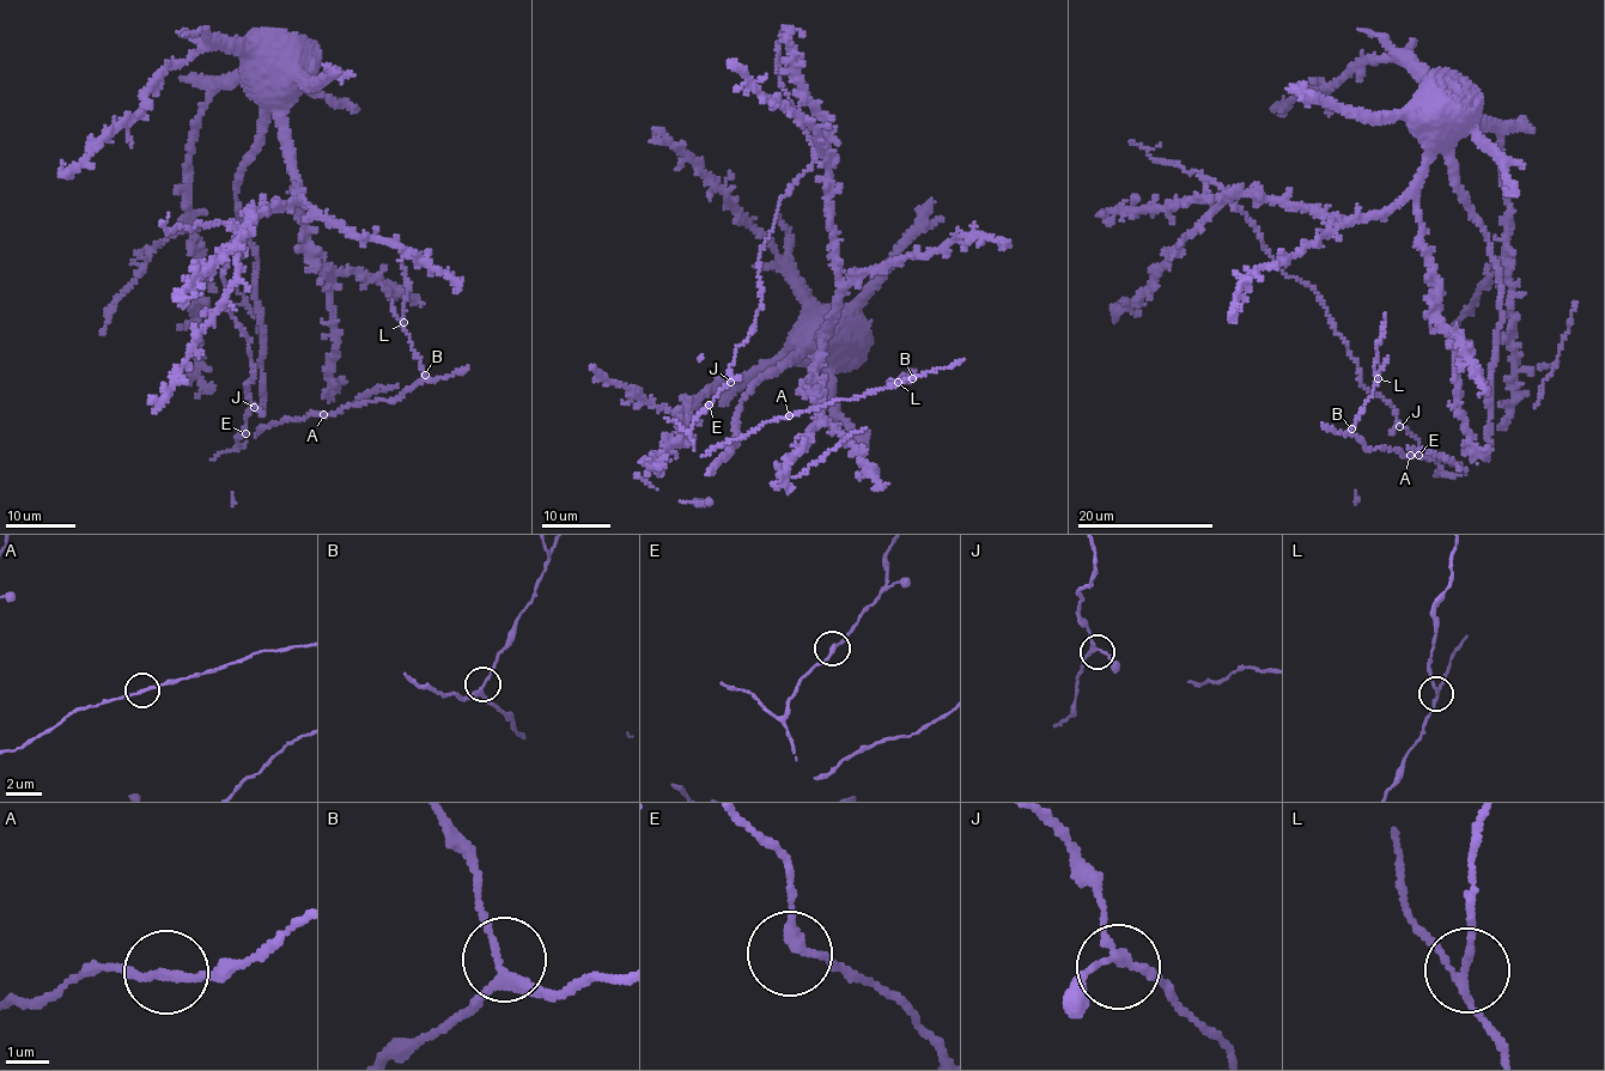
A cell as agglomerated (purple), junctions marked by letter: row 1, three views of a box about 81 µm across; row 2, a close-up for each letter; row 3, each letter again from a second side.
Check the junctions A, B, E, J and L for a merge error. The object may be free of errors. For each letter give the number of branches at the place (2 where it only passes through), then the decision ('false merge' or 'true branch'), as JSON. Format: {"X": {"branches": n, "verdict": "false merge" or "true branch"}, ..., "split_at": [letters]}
{"A": {"branches": 2, "verdict": "true branch"}, "B": {"branches": 3, "verdict": "true branch"}, "E": {"branches": 2, "verdict": "true branch"}, "J": {"branches": 3, "verdict": "true branch"}, "L": {"branches": 3, "verdict": "false merge"}, "split_at": ["L"]}

